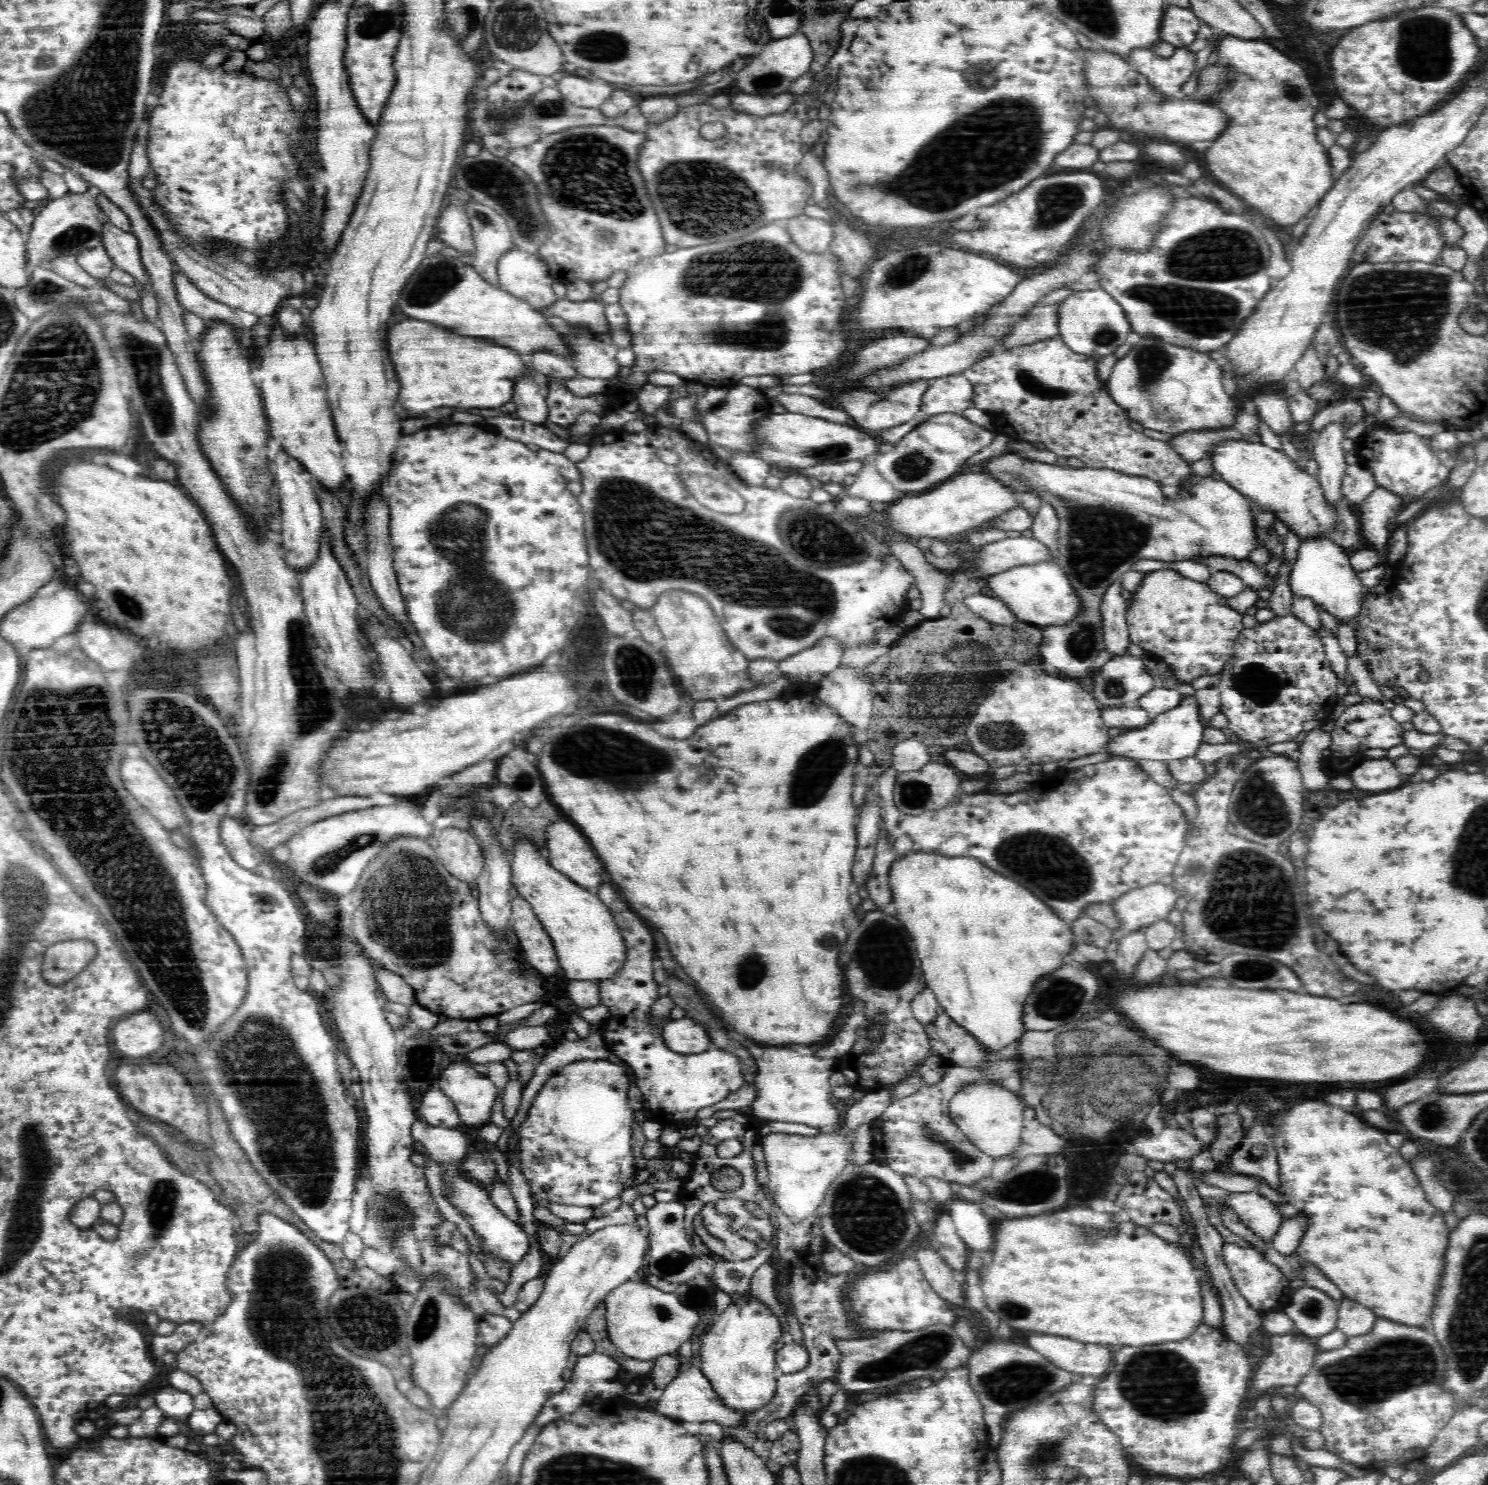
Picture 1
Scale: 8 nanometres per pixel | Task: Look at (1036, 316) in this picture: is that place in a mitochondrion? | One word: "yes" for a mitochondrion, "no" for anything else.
no

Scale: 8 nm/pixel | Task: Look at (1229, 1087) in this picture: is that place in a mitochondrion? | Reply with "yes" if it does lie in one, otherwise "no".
no

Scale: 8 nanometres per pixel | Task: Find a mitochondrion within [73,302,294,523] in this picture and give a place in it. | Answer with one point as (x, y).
(144, 357)

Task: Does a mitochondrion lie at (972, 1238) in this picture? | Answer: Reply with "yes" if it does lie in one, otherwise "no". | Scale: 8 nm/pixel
no

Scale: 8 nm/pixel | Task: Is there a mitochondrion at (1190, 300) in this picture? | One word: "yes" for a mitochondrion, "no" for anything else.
yes

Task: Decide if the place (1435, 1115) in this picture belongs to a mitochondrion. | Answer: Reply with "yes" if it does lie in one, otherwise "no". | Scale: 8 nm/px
yes

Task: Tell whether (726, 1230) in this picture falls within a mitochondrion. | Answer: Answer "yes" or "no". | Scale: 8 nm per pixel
yes

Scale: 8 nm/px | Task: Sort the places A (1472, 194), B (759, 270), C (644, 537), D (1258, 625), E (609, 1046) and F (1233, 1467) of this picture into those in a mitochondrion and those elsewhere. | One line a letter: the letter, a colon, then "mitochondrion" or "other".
A: other
B: mitochondrion
C: mitochondrion
D: other
E: other
F: other

